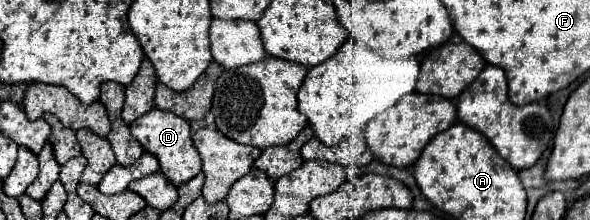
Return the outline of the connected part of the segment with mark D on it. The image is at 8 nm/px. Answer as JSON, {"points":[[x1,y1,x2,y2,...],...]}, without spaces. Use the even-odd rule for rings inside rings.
{"points":[[151,109,149,113,145,113,143,117,139,117,137,121,133,121,131,125,131,135,141,143,141,147,155,155,159,165,161,165,161,173,175,185,183,185,185,181,189,181,191,177,195,177,201,171,201,157,197,153,197,149,193,147,191,141,191,129,189,123,169,111,161,111,161,109]]}

